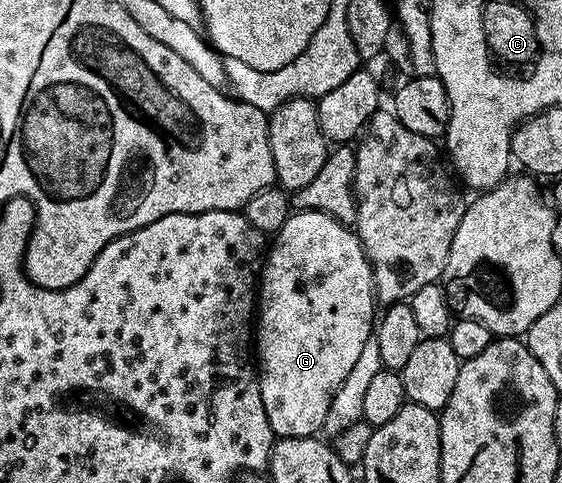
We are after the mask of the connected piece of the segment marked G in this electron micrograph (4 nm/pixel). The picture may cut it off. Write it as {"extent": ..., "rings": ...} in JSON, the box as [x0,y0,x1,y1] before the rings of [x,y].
{"extent":[254,209,378,438],"rings":[[[313,209],[293,212],[285,219],[284,225],[270,241],[270,248],[262,261],[258,273],[258,316],[254,321],[254,349],[258,354],[258,372],[260,375],[260,390],[262,391],[262,407],[266,407],[266,419],[270,419],[270,427],[277,438],[282,437],[314,437],[324,428],[324,420],[338,389],[346,380],[363,345],[374,333],[374,318],[378,313],[378,294],[376,282],[372,279],[372,264],[364,249],[360,246],[355,232],[349,226],[340,224],[325,213],[316,213]]]}

